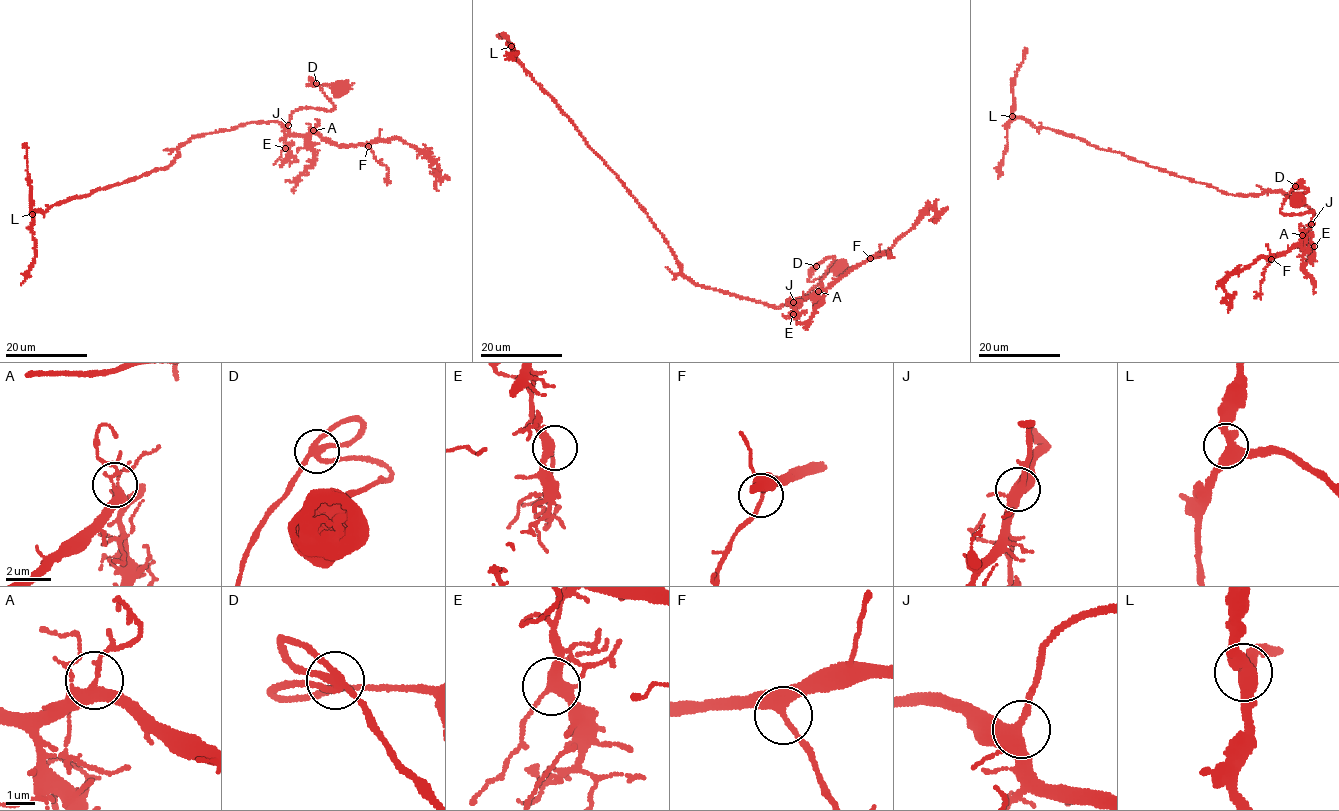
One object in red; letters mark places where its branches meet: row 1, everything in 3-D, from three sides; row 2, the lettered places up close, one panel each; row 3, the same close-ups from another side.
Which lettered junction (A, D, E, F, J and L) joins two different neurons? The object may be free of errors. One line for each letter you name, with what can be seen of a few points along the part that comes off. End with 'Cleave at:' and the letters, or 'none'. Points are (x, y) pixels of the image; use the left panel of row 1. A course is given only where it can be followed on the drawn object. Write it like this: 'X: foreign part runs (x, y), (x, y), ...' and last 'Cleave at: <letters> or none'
Cleave at: none

